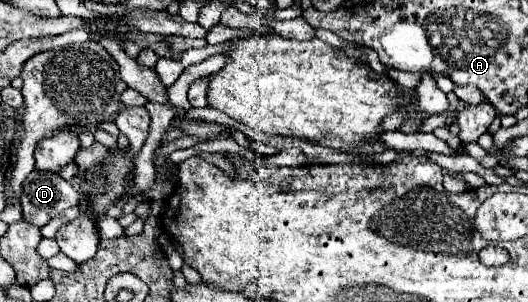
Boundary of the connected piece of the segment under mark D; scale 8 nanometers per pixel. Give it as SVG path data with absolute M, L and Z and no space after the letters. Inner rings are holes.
M34 170L22 188L24 192L20 204L24 210L24 220L38 228L48 224L62 210L78 204L78 192L58 174L42 174Z

